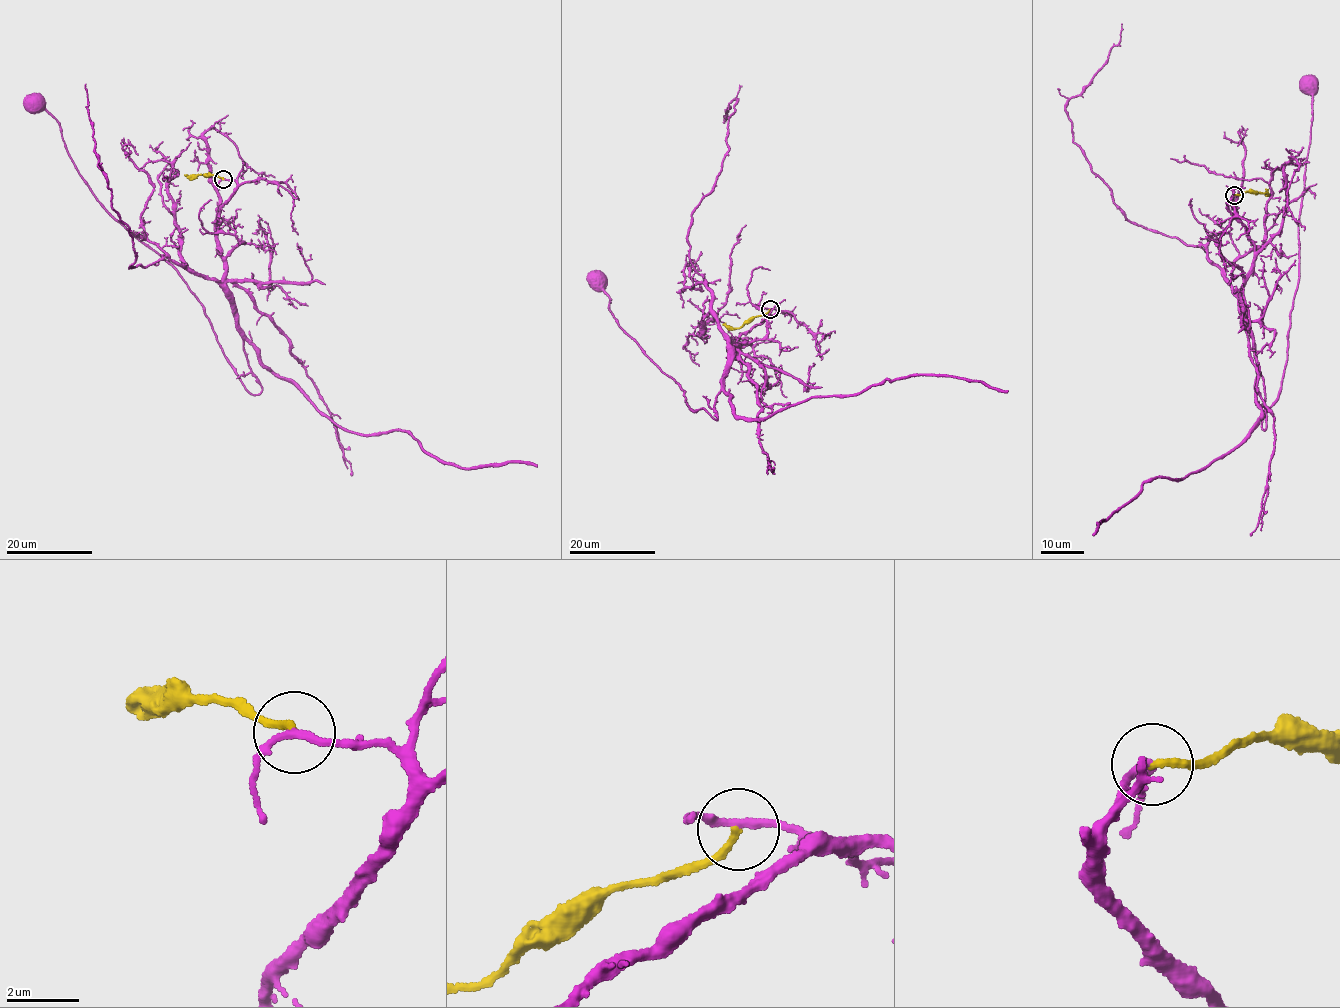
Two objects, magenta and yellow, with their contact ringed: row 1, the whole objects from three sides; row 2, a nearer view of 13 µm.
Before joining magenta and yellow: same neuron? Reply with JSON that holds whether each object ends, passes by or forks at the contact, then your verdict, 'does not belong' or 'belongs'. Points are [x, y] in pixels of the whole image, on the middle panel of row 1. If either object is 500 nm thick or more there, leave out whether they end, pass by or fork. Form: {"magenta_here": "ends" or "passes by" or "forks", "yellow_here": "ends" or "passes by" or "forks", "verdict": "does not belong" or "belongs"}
{"magenta_here": "passes by", "yellow_here": "ends", "verdict": "does not belong"}

